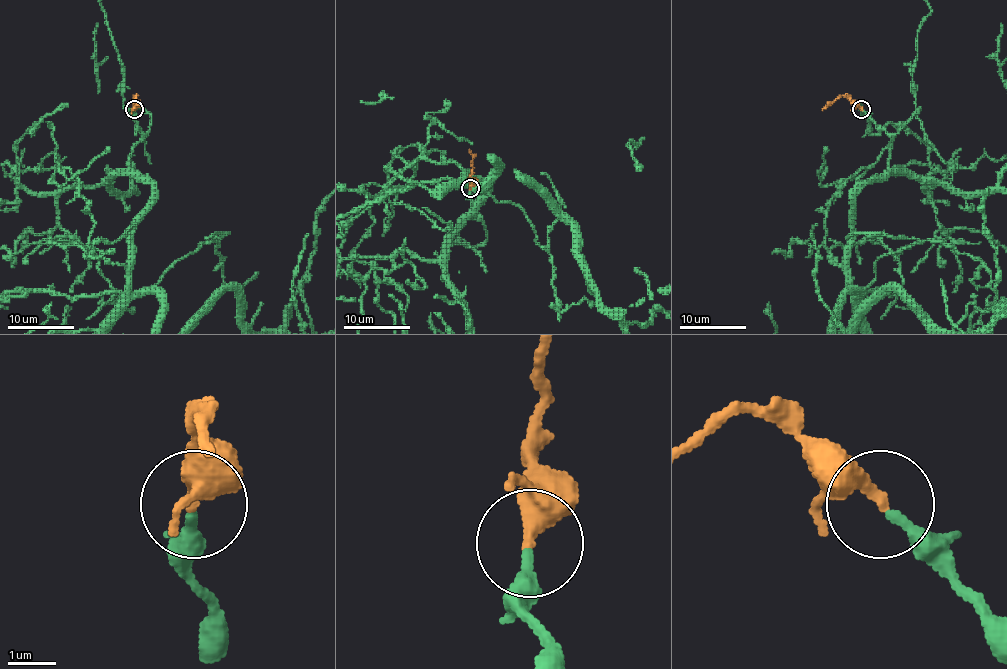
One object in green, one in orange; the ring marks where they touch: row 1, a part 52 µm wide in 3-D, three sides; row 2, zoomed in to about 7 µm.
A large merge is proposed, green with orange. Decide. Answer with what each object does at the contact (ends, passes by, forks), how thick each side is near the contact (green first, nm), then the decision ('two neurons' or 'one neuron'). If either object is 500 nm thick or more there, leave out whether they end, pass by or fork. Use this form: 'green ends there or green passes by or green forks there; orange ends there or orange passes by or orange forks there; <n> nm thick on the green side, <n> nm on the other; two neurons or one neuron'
green ends there; orange ends there; 280 nm thick on the green side, 360 nm on the other; two neurons

